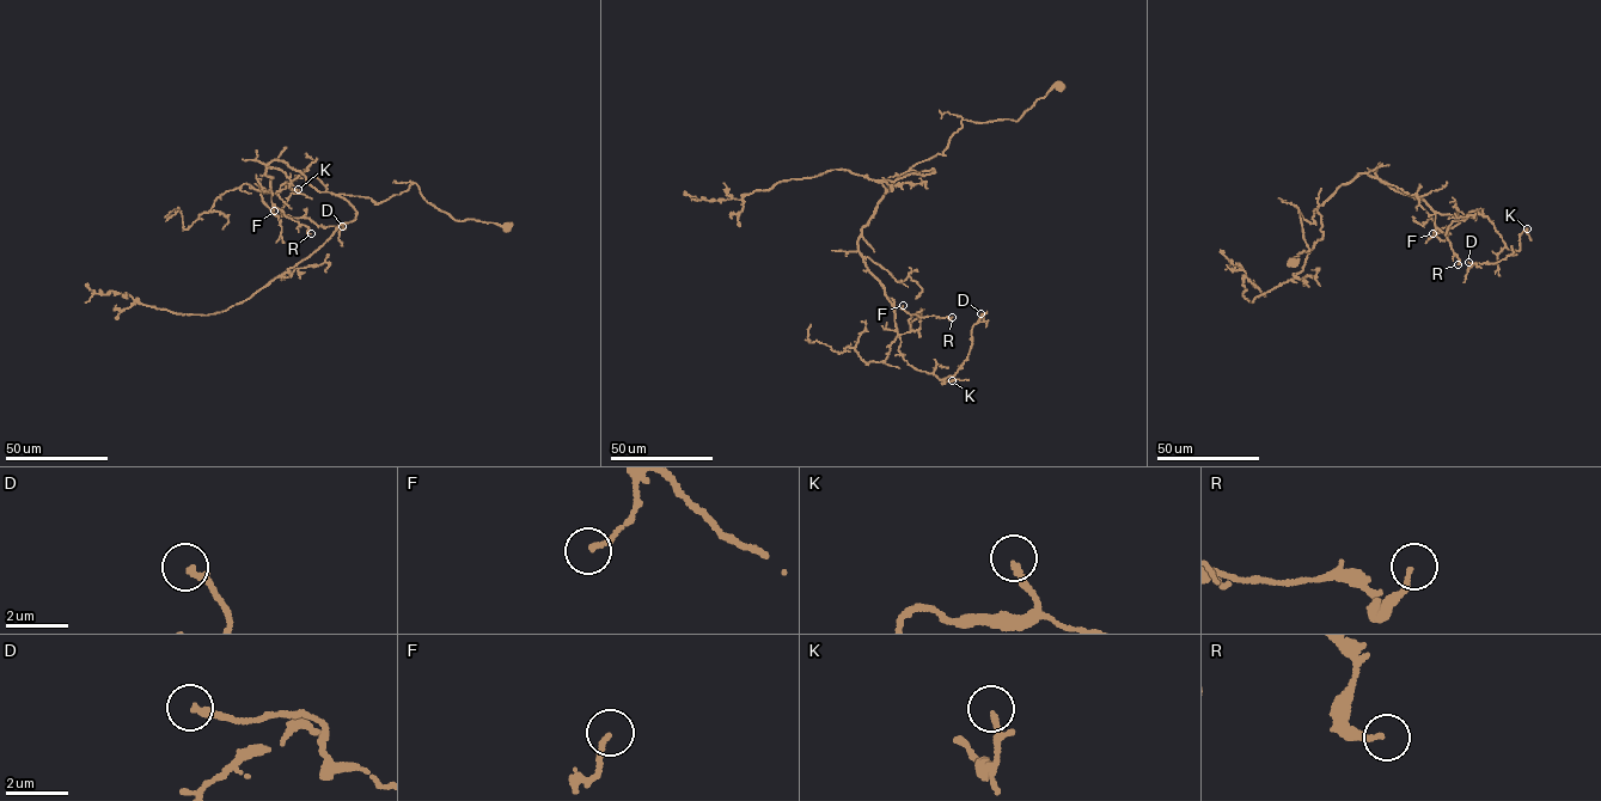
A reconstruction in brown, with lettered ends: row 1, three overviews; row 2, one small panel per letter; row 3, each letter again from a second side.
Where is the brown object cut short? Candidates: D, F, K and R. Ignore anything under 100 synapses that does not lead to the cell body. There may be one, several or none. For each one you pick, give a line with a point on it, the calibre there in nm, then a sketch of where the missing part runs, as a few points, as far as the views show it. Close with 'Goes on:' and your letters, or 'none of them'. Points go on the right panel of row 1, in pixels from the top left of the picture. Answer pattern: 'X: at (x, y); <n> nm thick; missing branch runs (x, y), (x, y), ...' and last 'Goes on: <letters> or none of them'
Goes on: none of them

